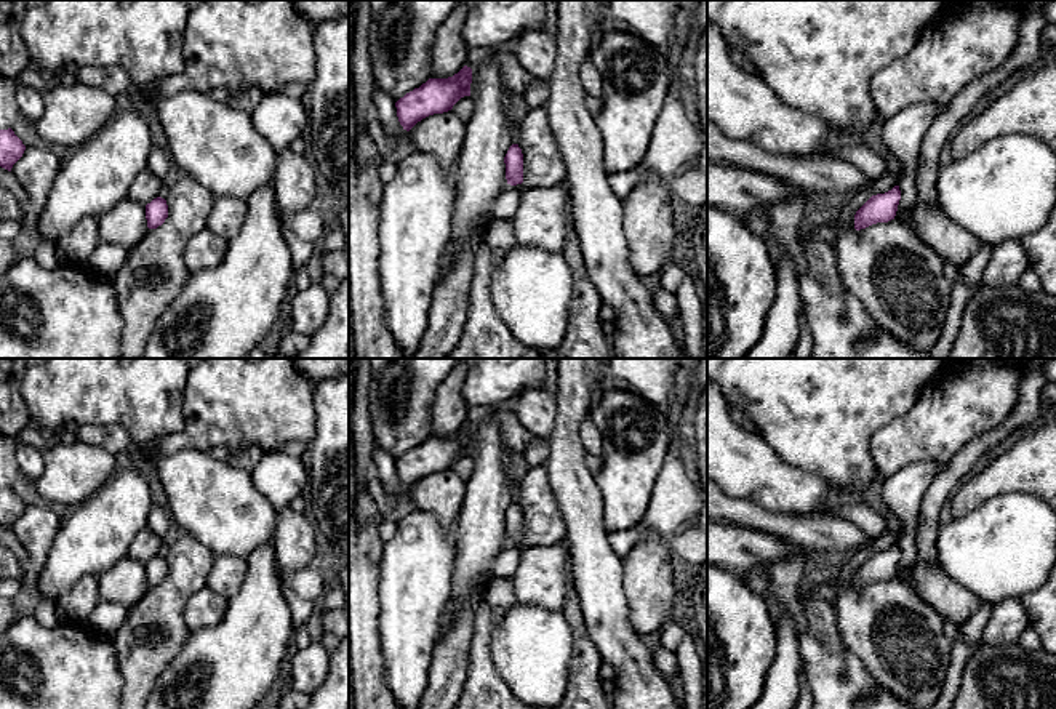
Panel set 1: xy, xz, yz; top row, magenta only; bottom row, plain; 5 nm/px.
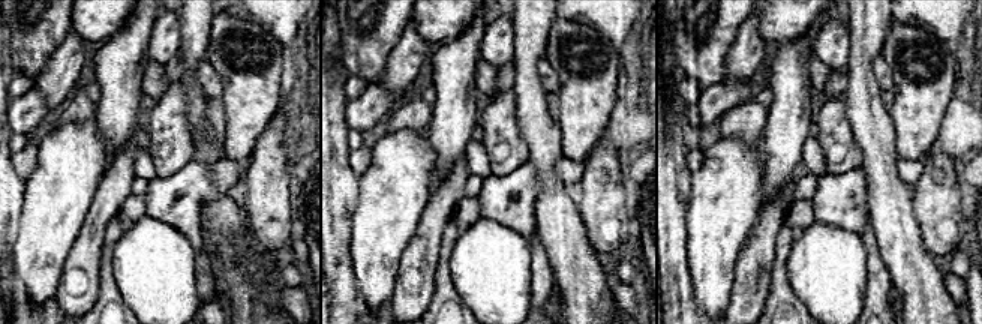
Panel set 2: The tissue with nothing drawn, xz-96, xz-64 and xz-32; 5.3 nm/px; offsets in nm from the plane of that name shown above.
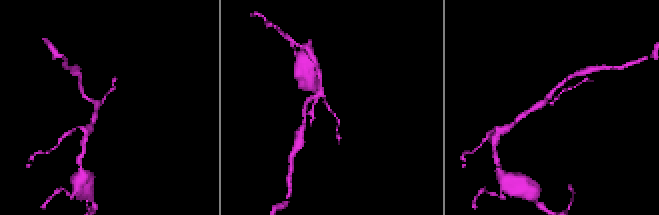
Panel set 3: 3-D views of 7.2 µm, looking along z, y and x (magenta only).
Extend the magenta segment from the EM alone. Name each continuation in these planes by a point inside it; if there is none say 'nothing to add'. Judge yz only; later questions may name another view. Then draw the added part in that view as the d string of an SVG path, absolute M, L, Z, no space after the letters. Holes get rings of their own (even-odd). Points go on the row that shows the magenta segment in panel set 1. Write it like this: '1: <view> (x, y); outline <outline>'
nothing to add

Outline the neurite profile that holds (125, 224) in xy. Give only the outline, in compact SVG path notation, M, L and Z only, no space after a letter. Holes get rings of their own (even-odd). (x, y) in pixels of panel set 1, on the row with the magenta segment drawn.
M123 198L114 208L98 218L99 238L125 250L131 250L149 232L146 206Z

